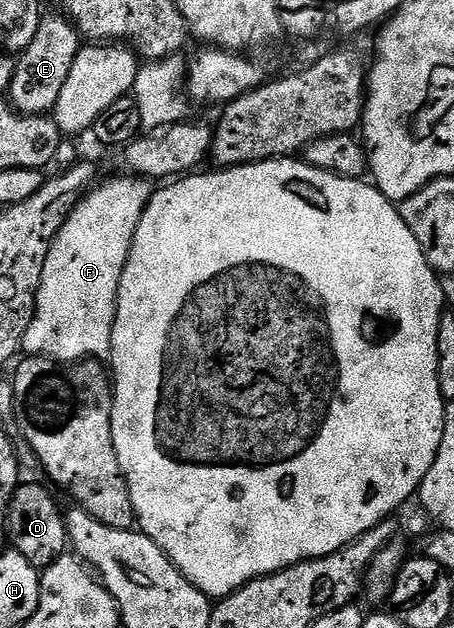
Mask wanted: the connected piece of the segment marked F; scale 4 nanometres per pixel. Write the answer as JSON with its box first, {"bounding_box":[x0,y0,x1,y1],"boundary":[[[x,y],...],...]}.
{"bounding_box":[21,178,152,363],"boundary":[[[125,178],[99,182],[87,191],[54,239],[44,261],[35,313],[22,341],[21,350],[27,356],[55,359],[58,363],[77,363],[91,357],[102,361],[109,356],[118,286],[140,217],[152,194],[147,180]]]}

